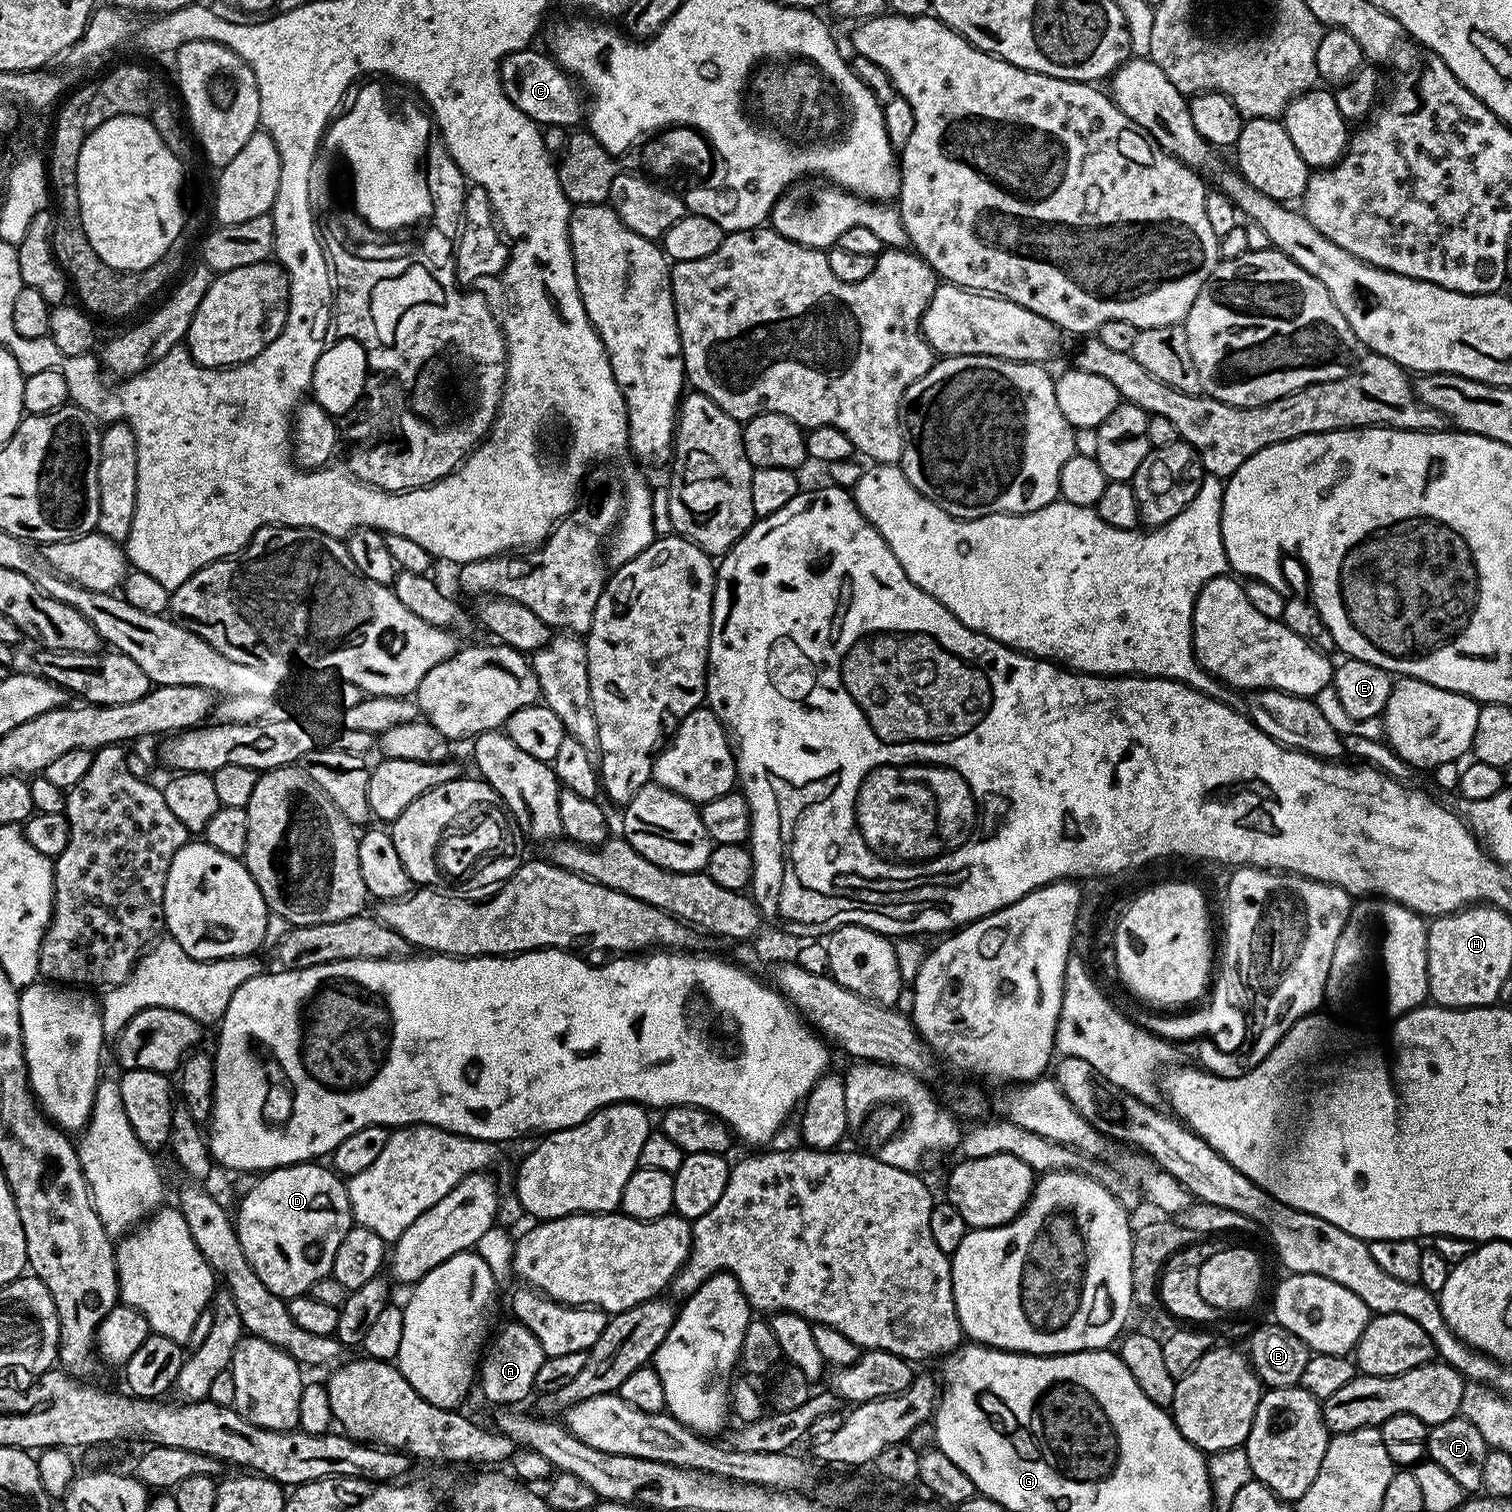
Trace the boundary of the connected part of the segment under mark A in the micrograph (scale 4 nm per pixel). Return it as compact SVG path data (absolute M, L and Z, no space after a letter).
M509 1322L494 1336L478 1364L478 1392L480 1388L481 1394L489 1400L489 1405L520 1406L528 1395L533 1395L538 1370L546 1359L544 1351L538 1338L534 1338L534 1334L526 1330L526 1326L515 1322Z

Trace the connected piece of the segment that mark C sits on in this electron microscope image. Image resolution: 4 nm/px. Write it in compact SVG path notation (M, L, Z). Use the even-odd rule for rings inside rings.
M535 47L520 48L500 61L500 81L504 92L535 124L572 130L585 119L586 100L577 81L569 76L547 51L535 52Z

